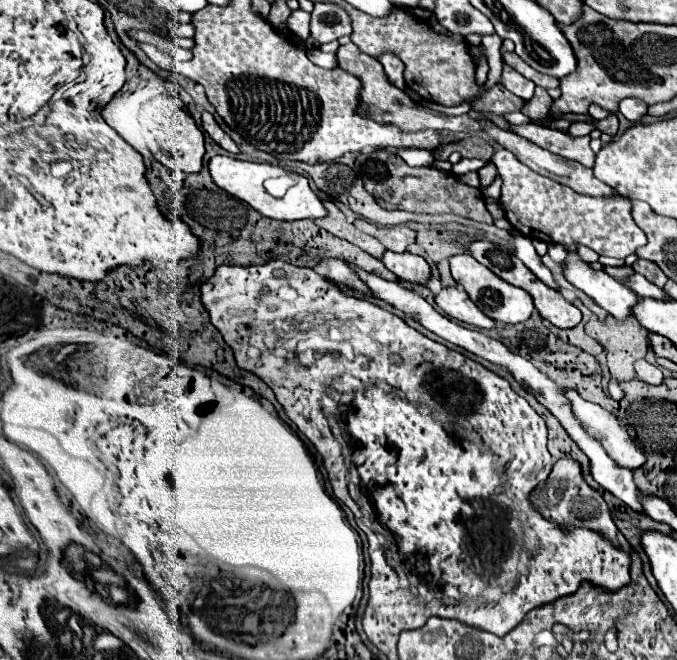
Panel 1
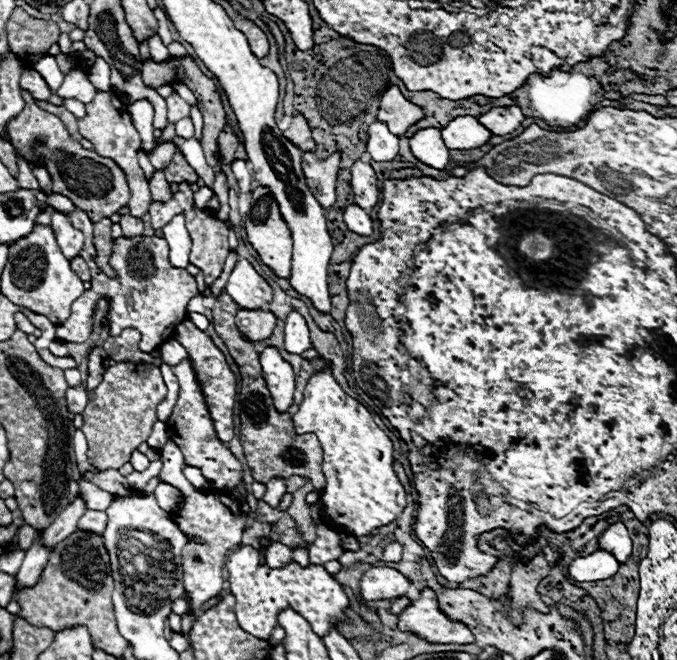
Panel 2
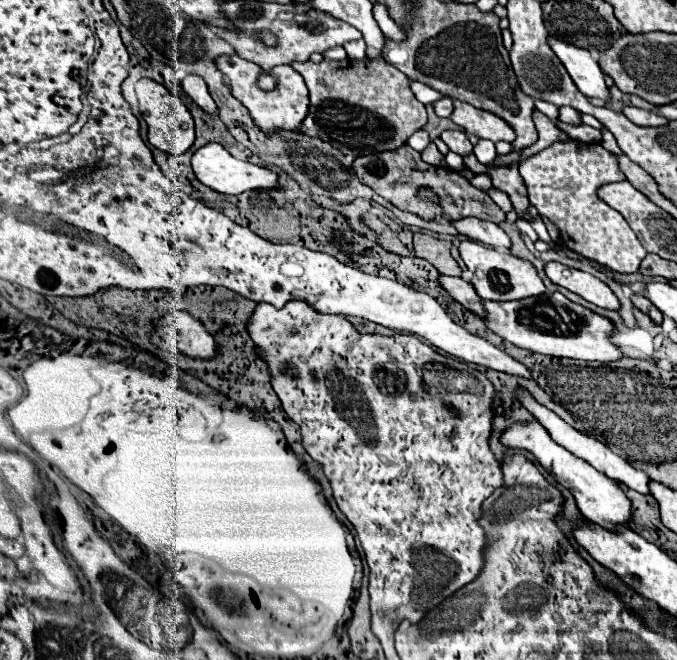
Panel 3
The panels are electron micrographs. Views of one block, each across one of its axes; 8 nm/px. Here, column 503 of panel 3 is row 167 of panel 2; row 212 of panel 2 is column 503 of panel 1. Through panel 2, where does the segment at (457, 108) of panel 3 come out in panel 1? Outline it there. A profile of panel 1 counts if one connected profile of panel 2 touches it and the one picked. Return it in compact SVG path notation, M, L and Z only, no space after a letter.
M484 120L484 124L486 124L486 134L490 134L496 142L500 142L506 150L510 150L522 164L526 164L526 166L532 168L534 172L538 172L538 174L542 174L542 176L546 176L546 178L550 178L550 180L556 180L556 182L560 182L560 184L564 184L564 186L570 186L572 190L576 190L576 192L580 192L580 194L602 196L602 198L608 198L608 196L614 196L614 194L616 194L616 192L614 192L612 188L608 188L604 182L600 182L598 178L594 178L592 170L586 168L586 166L582 166L580 162L566 160L566 158L556 156L556 154L552 154L552 152L548 152L548 150L542 150L540 146L534 146L534 144L528 142L526 138L520 138L520 136L516 136L516 134L510 134L510 132L498 128L498 126L492 124L490 120Z

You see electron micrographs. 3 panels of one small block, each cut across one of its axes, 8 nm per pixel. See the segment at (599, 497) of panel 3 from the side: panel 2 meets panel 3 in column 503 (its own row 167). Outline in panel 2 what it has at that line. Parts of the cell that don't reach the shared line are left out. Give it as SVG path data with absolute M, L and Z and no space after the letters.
M438 128L418 130L410 138L410 150L420 162L424 162L432 168L438 168L438 170L442 170L448 164L448 158L450 158L448 148L446 148Z

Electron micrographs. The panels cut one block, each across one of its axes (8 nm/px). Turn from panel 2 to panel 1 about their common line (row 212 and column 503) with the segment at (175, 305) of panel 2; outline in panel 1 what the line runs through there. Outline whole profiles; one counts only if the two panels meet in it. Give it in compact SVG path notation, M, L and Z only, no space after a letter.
M503 63L502 78L500 82L518 98L522 100L530 100L534 96L534 82L530 82L528 78L524 78L522 74L518 74L516 70L512 70L510 66Z

